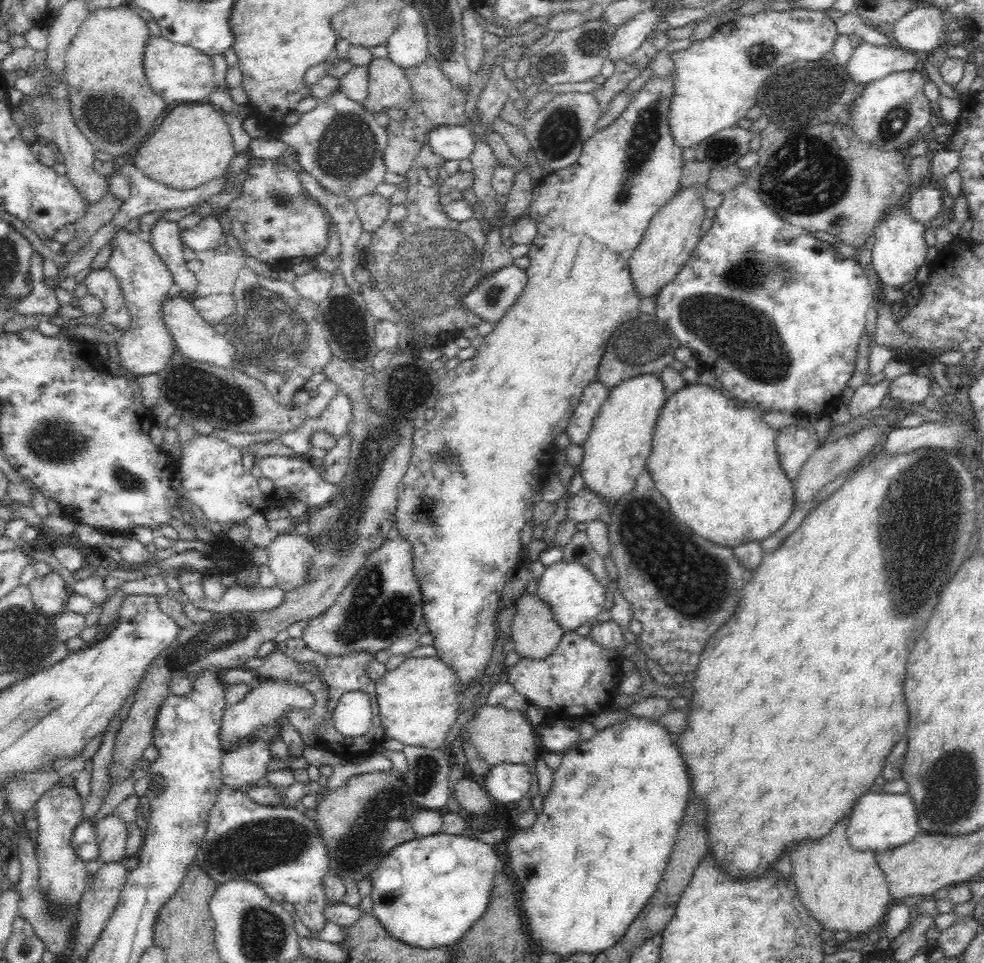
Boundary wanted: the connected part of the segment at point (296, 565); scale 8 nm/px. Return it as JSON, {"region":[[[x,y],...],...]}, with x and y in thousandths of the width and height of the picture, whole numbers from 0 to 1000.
{"region":[[[295,550],[284,555],[271,570],[271,587],[280,598],[280,609],[296,614],[310,605],[322,575],[312,558]]]}

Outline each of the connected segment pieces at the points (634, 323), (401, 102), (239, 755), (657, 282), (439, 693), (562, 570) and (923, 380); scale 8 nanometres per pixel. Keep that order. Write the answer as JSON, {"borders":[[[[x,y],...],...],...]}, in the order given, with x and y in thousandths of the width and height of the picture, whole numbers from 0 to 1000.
{"borders":[[[[650,325],[646,330],[640,330],[630,336],[618,351],[608,378],[606,393],[620,404],[642,390],[659,386],[671,387],[677,379],[687,376],[684,364],[689,359],[689,352],[675,333],[669,331],[666,326]]],[[[395,59],[378,60],[374,70],[374,100],[369,106],[369,111],[373,112],[377,117],[391,112],[407,112],[411,113],[418,110],[420,98],[418,85],[413,79],[412,72],[403,66],[400,66]]],[[[280,753],[268,755],[257,763],[261,771],[252,771],[241,779],[228,781],[226,788],[226,814],[244,820],[248,814],[260,813],[272,804],[272,793],[276,785],[272,780],[272,771],[283,766],[285,757]]],[[[718,192],[693,195],[663,226],[658,240],[653,243],[639,270],[642,292],[644,292],[650,310],[659,307],[668,308],[671,301],[680,292],[683,292],[689,282],[692,282],[693,276],[707,258],[715,243],[712,238],[713,232],[718,226],[718,217],[712,206],[717,199],[720,199]]],[[[447,682],[415,683],[401,696],[382,706],[382,720],[391,764],[407,768],[412,775],[447,778],[453,775],[455,762],[465,748],[467,724],[472,711],[461,695]]],[[[572,580],[554,588],[552,596],[547,600],[546,618],[558,626],[561,639],[569,650],[582,656],[583,653],[606,644],[608,637],[614,632],[616,623],[616,609],[610,606],[609,602],[597,588],[589,586],[585,582],[573,583]]],[[[928,383],[925,387],[917,388],[903,395],[902,408],[913,417],[922,418],[945,418],[945,396],[941,390],[930,388]]]]}

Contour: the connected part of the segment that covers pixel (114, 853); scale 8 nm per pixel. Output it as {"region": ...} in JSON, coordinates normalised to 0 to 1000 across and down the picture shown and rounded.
{"region":[[[115,843],[97,854],[103,895],[121,895],[127,889],[130,854]]]}

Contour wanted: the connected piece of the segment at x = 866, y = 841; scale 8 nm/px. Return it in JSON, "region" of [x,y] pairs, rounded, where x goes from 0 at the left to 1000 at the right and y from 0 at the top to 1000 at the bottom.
{"region":[[[898,819],[893,823],[880,822],[865,839],[861,867],[870,883],[888,883],[890,886],[925,874],[936,862],[931,836],[925,825]]]}

